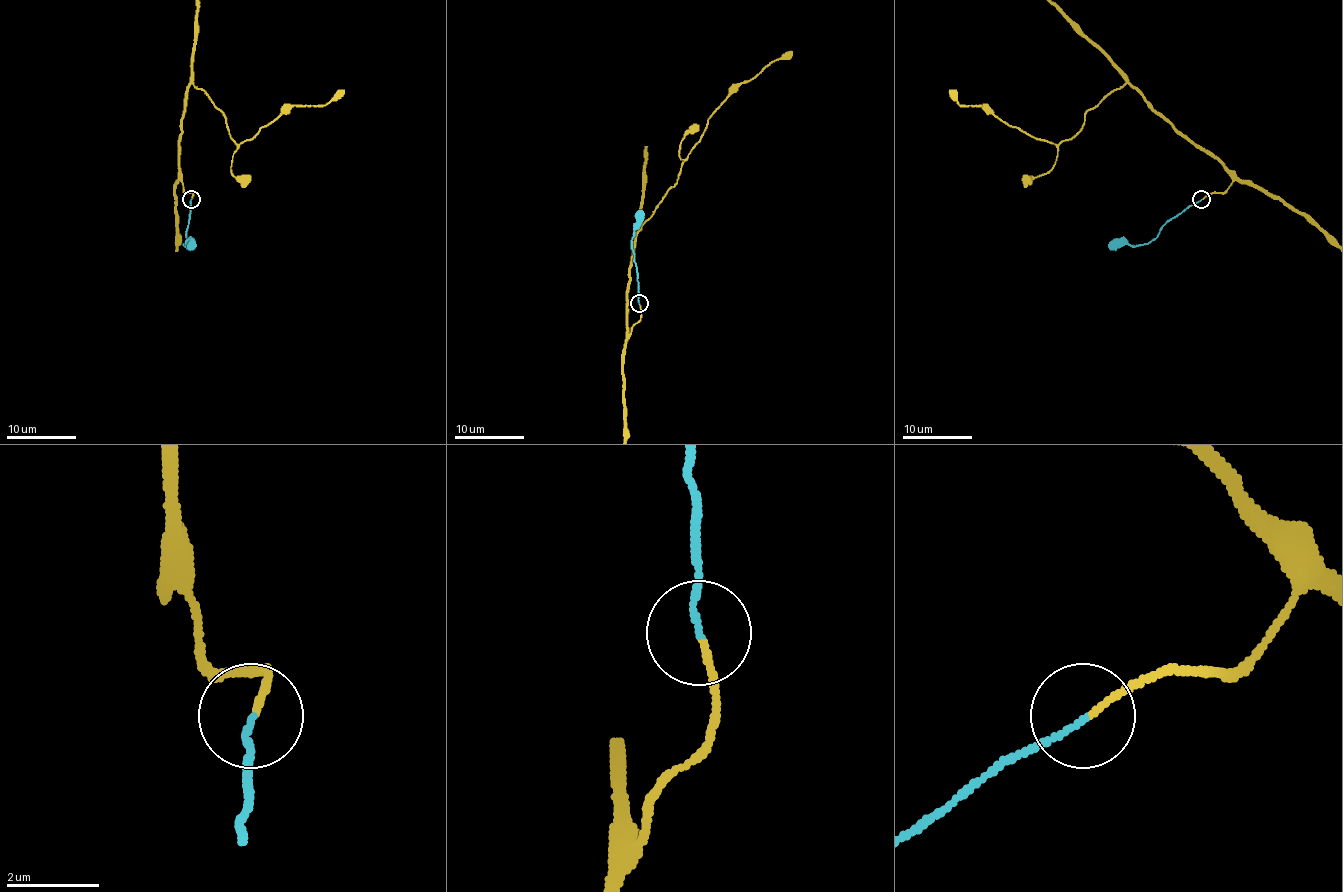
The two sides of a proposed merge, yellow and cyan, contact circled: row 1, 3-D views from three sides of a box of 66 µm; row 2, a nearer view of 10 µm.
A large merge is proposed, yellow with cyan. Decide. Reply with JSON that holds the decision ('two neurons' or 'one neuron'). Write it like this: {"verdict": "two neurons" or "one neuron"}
{"verdict": "one neuron"}

